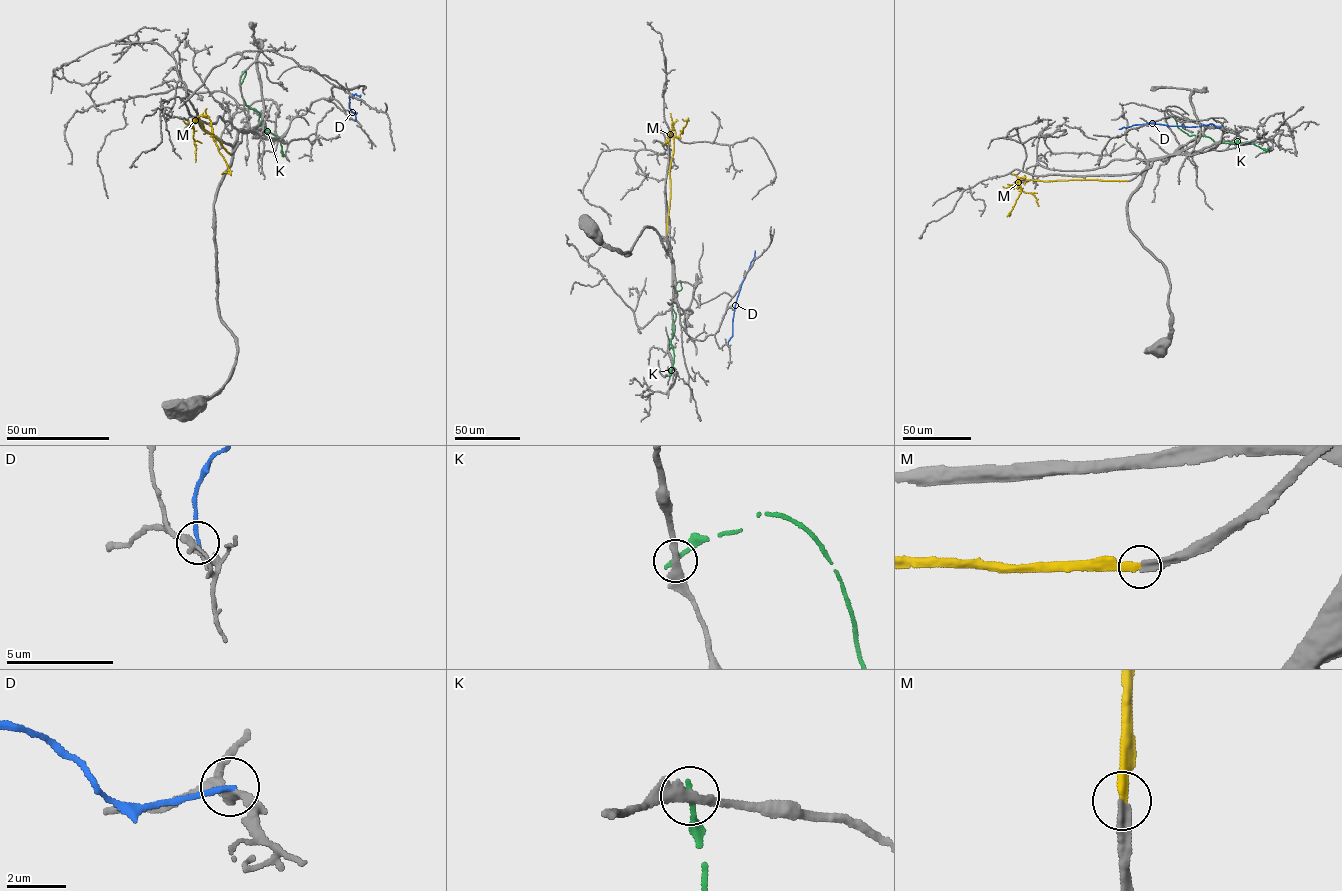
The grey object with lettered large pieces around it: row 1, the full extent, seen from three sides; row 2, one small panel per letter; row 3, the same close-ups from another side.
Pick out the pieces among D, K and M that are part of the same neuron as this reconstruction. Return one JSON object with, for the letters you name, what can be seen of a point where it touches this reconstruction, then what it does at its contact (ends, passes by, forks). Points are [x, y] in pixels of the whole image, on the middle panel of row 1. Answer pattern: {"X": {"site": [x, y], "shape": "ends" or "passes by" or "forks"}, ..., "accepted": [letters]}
{"M": {"site": [667, 235], "shape": "ends"}, "accepted": ["M"]}

